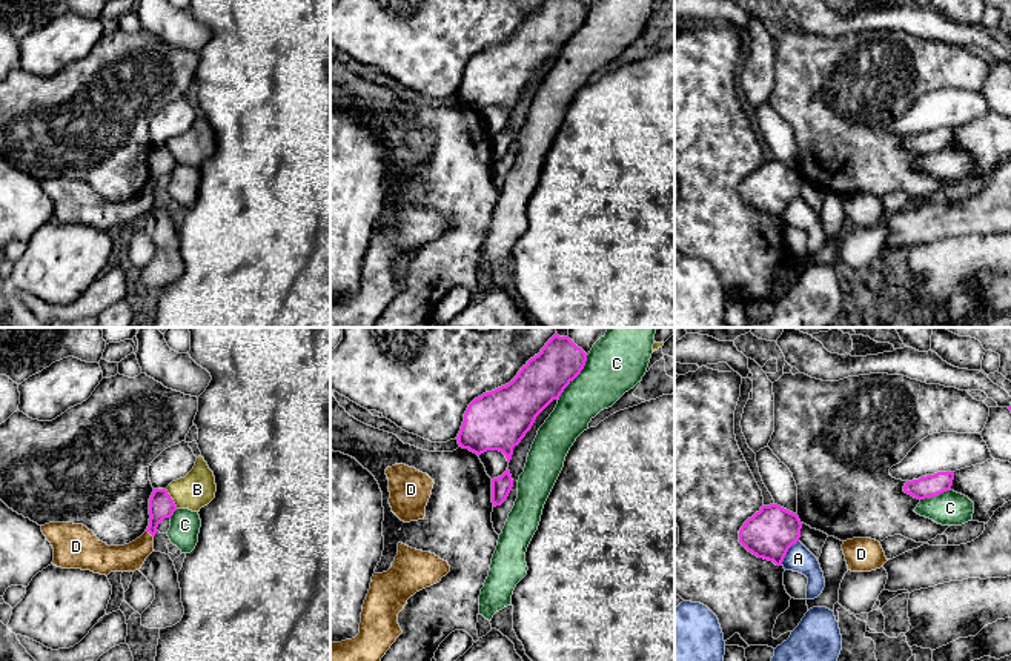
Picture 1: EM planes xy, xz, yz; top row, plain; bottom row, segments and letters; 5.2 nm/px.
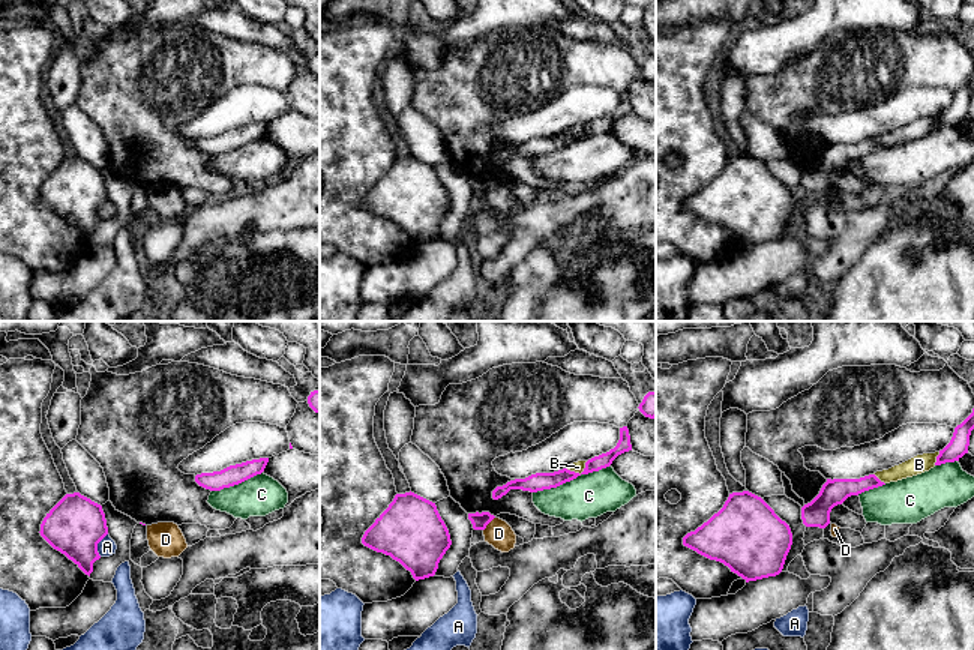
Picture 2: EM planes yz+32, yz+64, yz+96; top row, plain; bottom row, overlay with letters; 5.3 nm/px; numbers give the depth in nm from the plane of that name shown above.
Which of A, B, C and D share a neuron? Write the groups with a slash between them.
A / B / C / D

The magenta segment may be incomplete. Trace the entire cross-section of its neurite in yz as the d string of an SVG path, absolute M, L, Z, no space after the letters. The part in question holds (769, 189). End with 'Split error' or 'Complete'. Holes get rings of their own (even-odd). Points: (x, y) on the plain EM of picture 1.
M777 160L762 161L739 186L739 198L757 214L782 221L788 204L799 197L799 172Z. Complete

